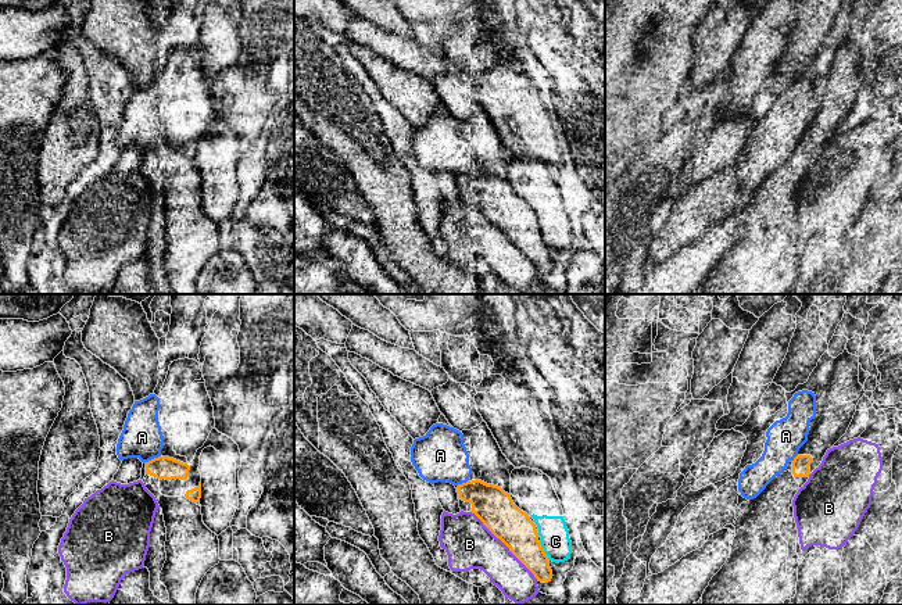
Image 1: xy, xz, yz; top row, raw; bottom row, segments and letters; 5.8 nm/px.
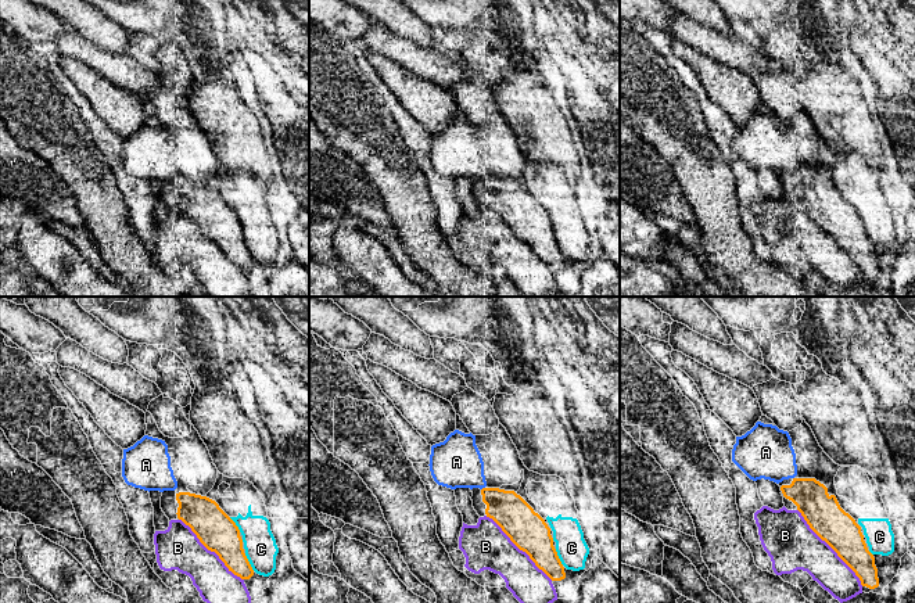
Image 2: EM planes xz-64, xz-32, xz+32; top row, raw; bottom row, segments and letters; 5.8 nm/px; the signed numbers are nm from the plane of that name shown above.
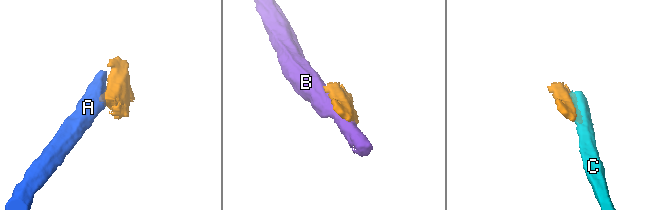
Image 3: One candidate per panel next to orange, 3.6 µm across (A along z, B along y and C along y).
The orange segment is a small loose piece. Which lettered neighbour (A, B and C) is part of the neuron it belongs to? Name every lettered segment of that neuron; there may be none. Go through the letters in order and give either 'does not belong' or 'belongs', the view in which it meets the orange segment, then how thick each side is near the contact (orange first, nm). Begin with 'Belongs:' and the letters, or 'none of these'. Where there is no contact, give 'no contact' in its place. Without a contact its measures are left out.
Belongs: none of these
A: does not belong; contact in xy; calibres 130 and 240 nm
B: does not belong; contact in xz; calibres 220 and 280 nm
C: does not belong; contact in xz; calibres 220 and 170 nm

